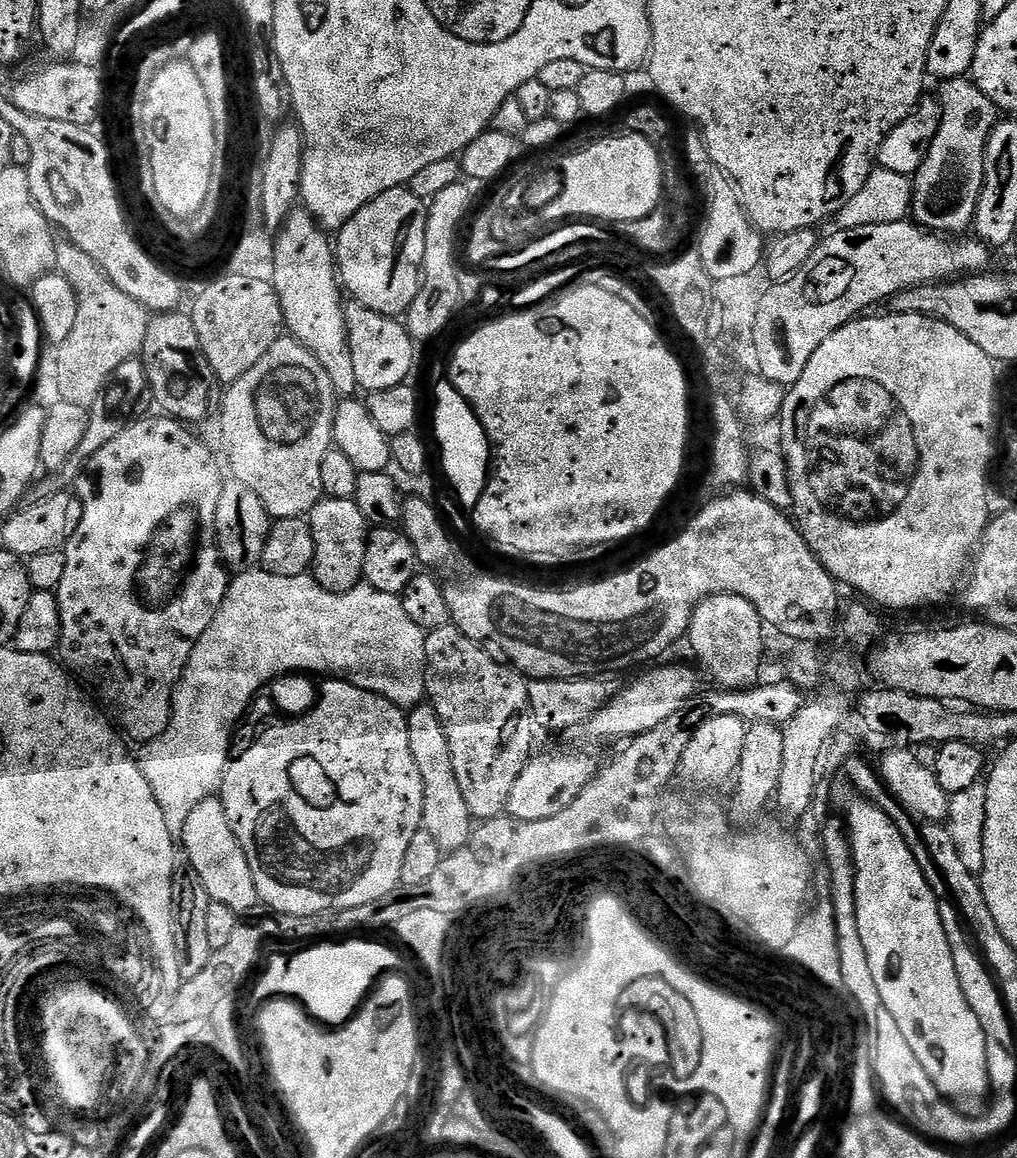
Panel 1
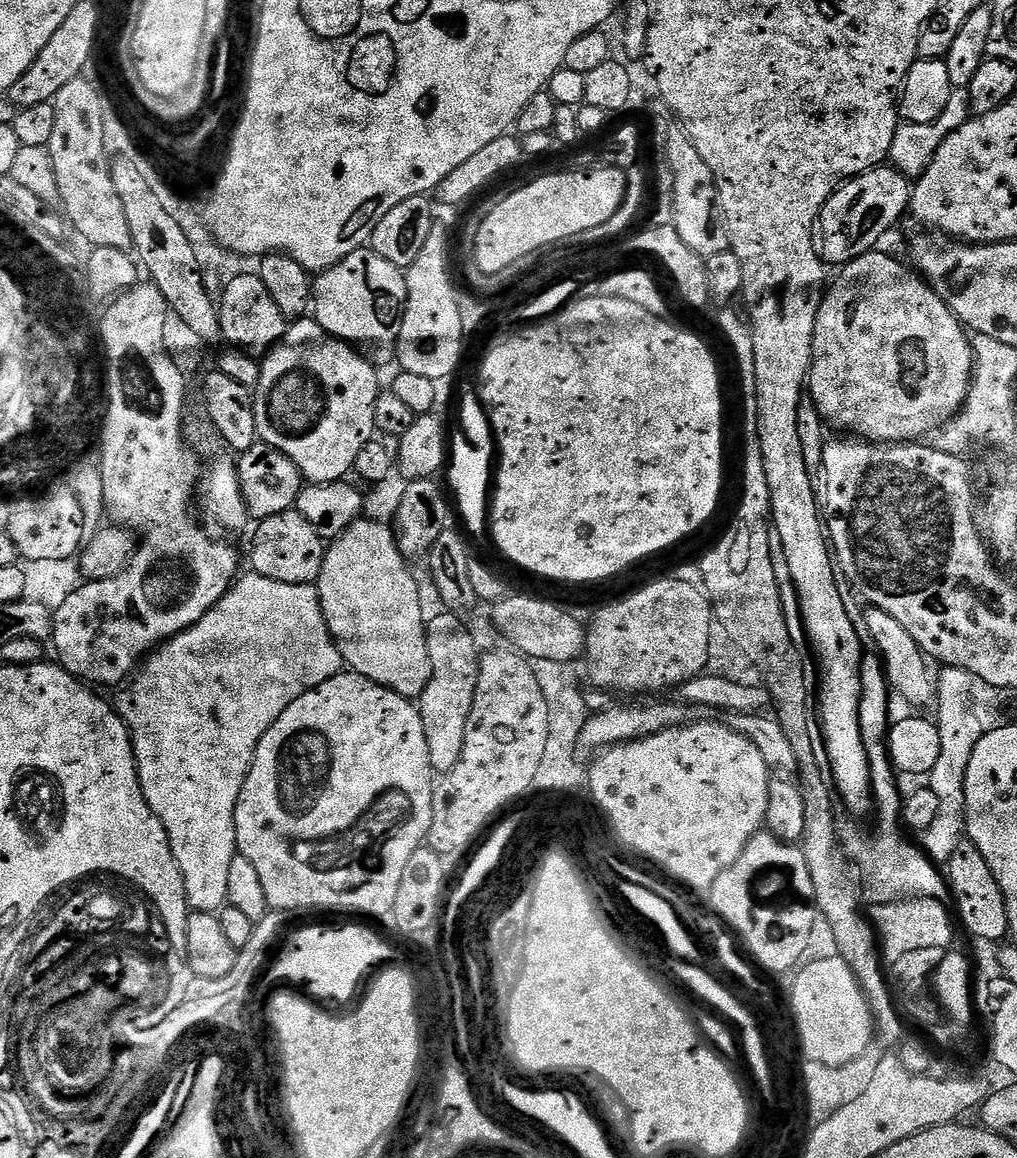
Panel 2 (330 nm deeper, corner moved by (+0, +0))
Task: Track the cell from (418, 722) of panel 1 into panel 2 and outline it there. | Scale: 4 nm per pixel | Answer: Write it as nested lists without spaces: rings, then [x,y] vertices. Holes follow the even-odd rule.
[[[448,610],[441,613],[433,620],[431,617],[424,629],[429,678],[424,693],[418,697],[418,707],[422,730],[426,730],[426,747],[430,750],[433,773],[447,774],[454,770],[454,766],[458,766],[458,758],[462,758],[466,722],[470,722],[470,710],[474,706],[474,694],[478,686],[481,653],[476,652],[476,640],[471,630],[460,621],[461,617]]]

